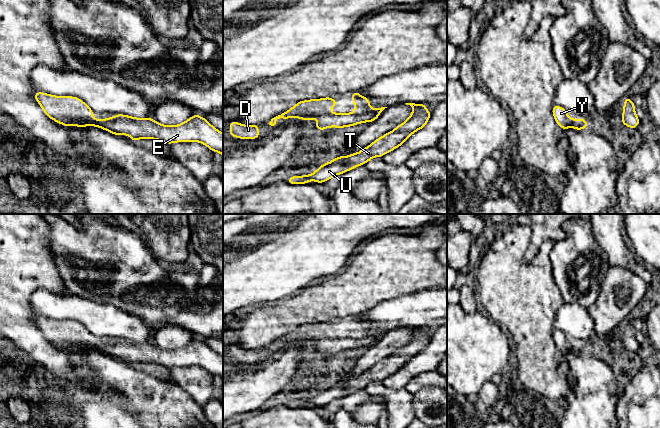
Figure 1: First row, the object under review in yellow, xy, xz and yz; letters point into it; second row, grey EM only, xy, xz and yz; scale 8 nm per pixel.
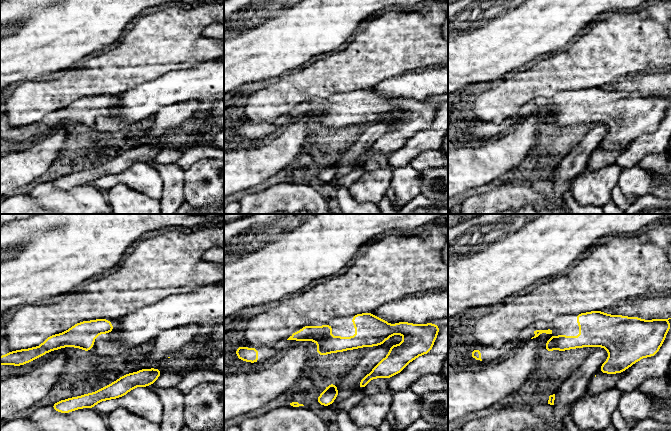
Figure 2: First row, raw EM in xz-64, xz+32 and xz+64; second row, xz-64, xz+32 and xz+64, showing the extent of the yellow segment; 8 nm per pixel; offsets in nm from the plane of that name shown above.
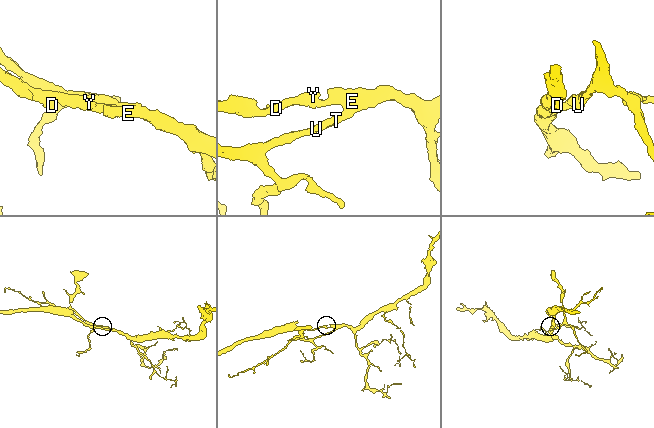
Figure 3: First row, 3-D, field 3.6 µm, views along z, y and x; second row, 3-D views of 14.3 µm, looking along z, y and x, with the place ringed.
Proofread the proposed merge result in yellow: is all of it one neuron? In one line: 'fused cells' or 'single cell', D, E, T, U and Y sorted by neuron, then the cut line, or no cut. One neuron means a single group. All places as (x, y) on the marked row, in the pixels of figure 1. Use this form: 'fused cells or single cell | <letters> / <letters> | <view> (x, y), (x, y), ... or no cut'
single cell | D E T U Y | no cut

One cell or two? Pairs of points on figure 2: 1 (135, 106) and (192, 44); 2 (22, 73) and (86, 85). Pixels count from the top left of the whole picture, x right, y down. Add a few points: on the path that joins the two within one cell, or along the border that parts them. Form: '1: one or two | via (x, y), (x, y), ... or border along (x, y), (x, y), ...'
1: two | border along (188, 68), (169, 71), (143, 82)
2: two | border along (69, 67), (64, 71)

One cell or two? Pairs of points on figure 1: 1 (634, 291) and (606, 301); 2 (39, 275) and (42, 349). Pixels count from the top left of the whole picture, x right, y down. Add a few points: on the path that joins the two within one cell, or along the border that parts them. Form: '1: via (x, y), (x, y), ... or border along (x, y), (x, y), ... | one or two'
1: via (627, 291), (624, 291), (613, 301) | one
2: via (23, 293), (24, 331) | one

